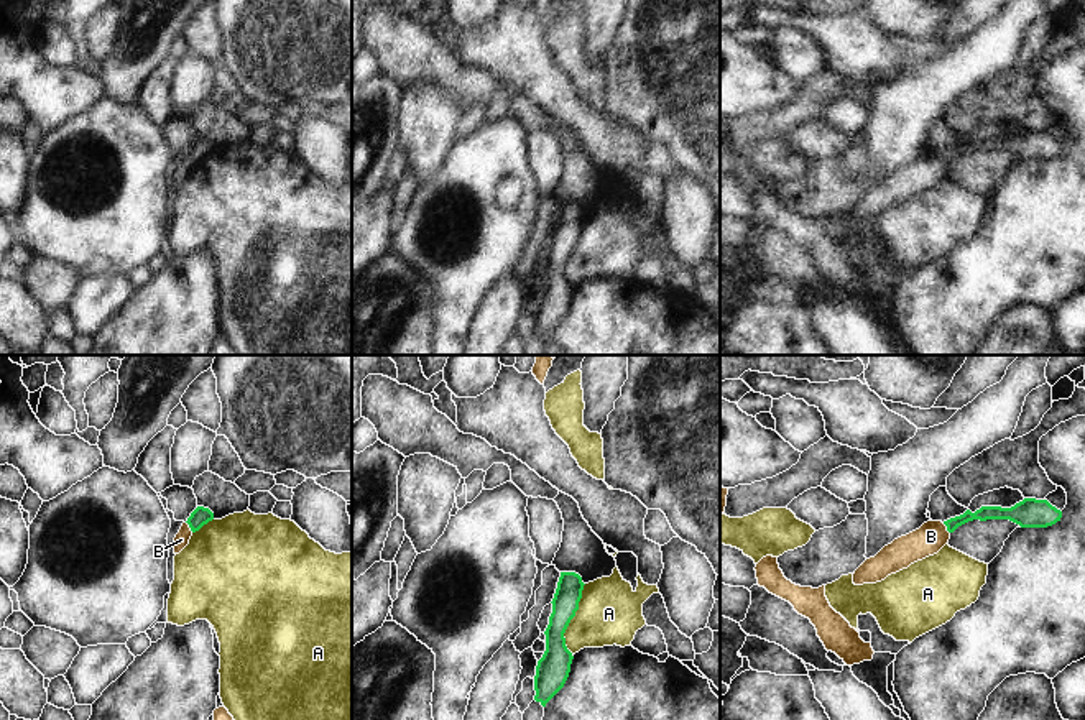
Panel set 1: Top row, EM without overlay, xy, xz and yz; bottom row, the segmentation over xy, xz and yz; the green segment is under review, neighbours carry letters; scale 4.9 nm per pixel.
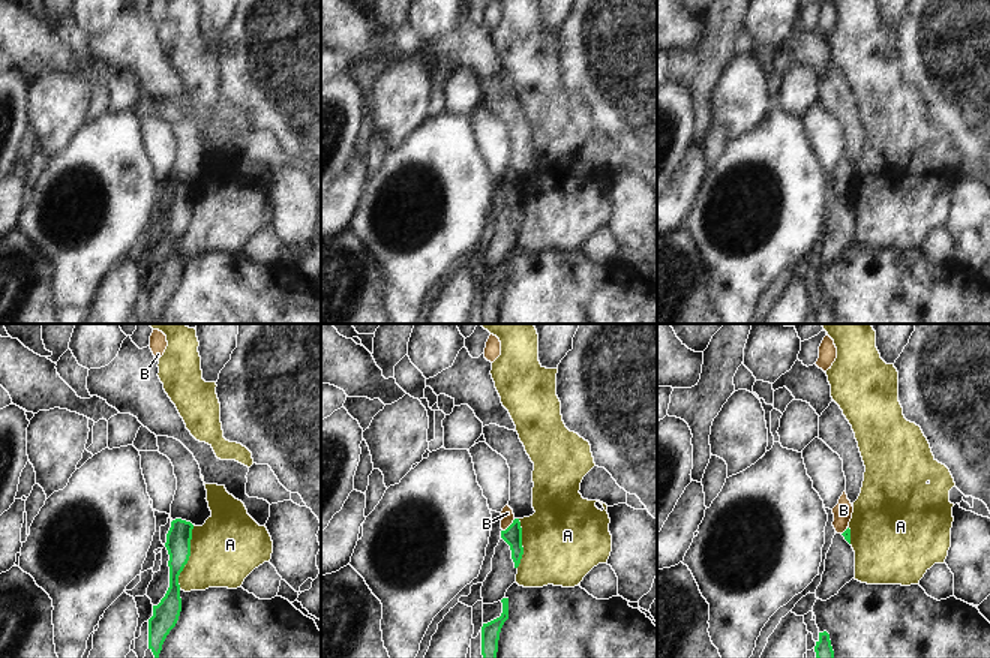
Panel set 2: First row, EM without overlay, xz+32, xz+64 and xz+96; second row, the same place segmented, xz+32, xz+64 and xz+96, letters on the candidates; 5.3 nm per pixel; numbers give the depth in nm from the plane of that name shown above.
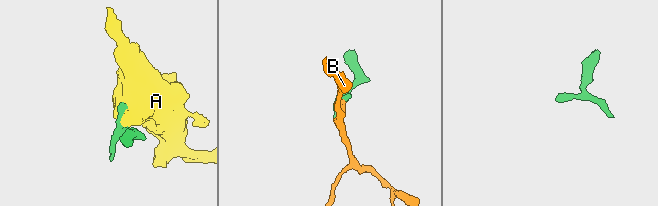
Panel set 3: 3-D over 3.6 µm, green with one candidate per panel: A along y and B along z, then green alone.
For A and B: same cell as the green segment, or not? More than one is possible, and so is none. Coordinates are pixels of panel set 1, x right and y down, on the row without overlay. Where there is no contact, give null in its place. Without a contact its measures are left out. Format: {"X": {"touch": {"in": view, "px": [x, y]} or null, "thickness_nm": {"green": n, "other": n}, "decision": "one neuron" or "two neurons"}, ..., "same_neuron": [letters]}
{"A": {"touch": {"in": "xz", "px": [572, 249]}, "thickness_nm": {"green": 150, "other": 300}, "decision": "two neurons"}, "B": {"touch": {"in": "xy", "px": [189, 158]}, "thickness_nm": {"green": 90, "other": 70}, "decision": "one neuron"}, "same_neuron": ["B"]}

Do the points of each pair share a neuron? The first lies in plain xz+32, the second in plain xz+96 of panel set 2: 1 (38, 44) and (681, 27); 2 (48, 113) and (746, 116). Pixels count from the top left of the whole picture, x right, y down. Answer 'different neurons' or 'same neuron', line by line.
1: same neuron
2: same neuron

